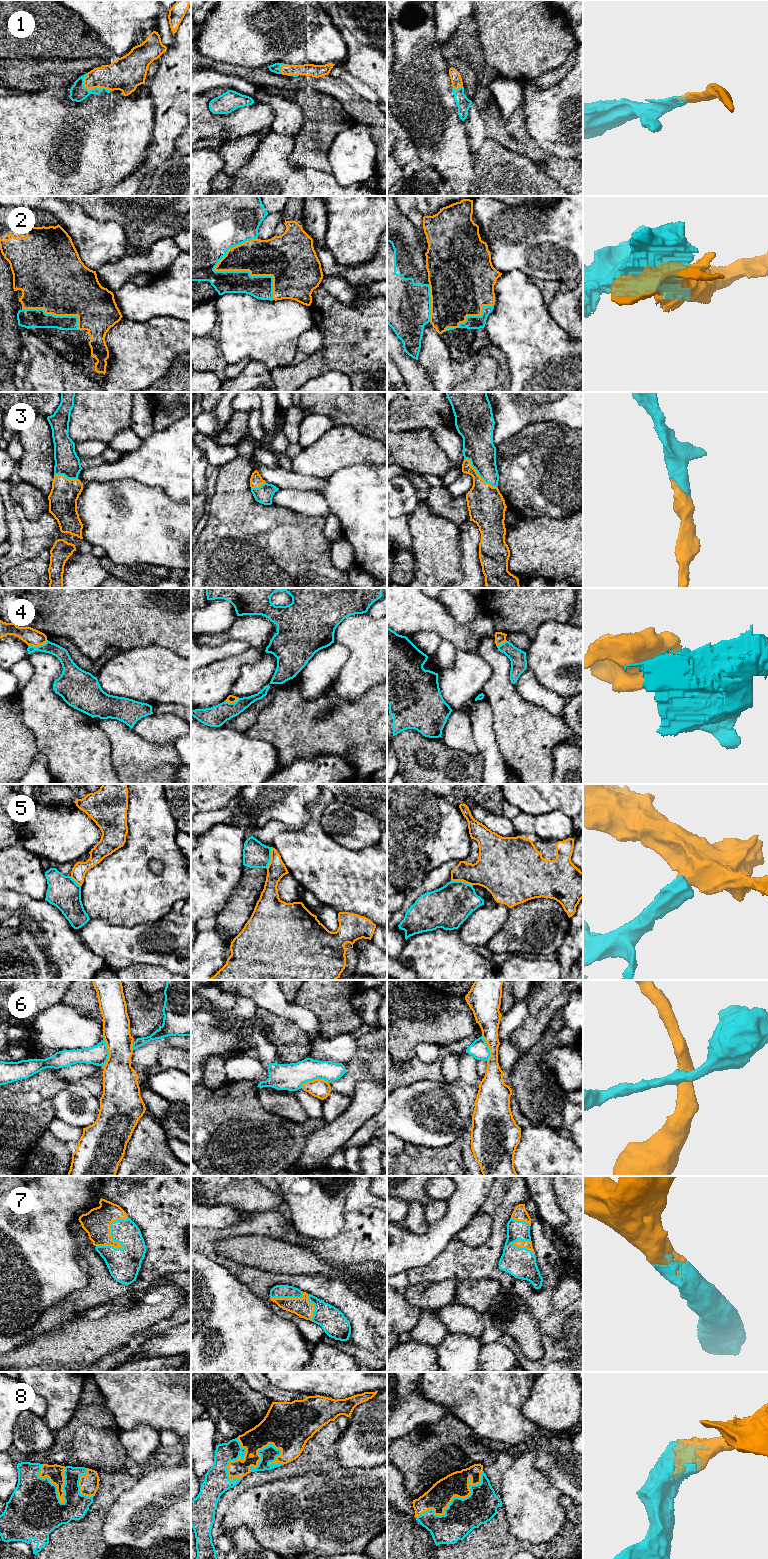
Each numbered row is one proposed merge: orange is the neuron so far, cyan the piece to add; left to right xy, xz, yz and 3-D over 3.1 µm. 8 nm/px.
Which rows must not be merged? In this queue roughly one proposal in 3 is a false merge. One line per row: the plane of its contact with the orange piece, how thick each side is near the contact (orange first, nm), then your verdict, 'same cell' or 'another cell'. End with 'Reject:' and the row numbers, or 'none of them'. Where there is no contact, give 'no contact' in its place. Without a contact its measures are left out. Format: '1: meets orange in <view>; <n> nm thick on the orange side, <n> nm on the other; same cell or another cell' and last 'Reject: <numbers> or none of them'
1: meets orange in xy; 260 nm thick on the orange side, 140 nm on the other; same cell
2: meets orange in xz; 300 nm thick on the orange side, 190 nm on the other; another cell
3: meets orange in yz; 300 nm thick on the orange side, 240 nm on the other; same cell
4: meets orange in xy; 140 nm thick on the orange side, 100 nm on the other; another cell
5: meets orange in xz; 150 nm thick on the orange side, 200 nm on the other; another cell
6: meets orange in xz; 150 nm thick on the orange side, 220 nm on the other; another cell
7: meets orange in xy; 220 nm thick on the orange side, 260 nm on the other; same cell
8: meets orange in yz; 200 nm thick on the orange side, 280 nm on the other; same cell
Reject: 2, 4, 5, 6

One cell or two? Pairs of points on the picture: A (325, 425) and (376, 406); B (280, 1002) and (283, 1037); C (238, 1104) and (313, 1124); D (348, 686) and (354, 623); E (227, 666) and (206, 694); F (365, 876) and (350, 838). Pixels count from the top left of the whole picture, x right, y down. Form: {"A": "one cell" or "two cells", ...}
{"A": "two cells", "B": "two cells", "C": "one cell", "D": "one cell", "E": "one cell", "F": "two cells"}

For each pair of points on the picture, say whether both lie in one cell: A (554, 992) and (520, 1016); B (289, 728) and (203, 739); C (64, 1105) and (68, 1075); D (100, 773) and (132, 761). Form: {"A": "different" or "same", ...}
{"A": "different", "B": "different", "C": "different", "D": "different"}

